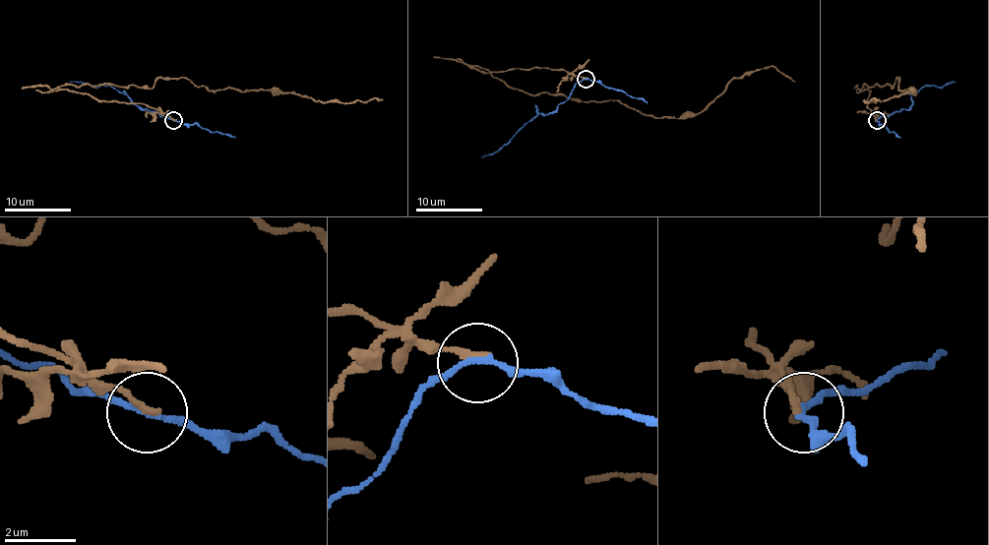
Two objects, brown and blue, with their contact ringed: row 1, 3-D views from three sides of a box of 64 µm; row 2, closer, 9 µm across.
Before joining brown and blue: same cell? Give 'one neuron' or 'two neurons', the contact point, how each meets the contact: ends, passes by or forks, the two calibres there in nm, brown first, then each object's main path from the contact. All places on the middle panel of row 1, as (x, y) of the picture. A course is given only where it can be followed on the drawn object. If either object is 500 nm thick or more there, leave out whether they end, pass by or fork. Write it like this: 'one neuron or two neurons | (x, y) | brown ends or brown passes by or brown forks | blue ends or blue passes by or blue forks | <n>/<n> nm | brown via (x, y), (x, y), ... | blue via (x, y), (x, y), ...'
two neurons | (586, 79) | brown ends | blue passes by | 200/150 nm | brown via (586, 78), (472, 66), (530, 94), (618, 99), (654, 117), (701, 112), (757, 70), (795, 81) | blue via (586, 80), (577, 83), (570, 96), (555, 109), (547, 114), (537, 114), (506, 144), (481, 157)

